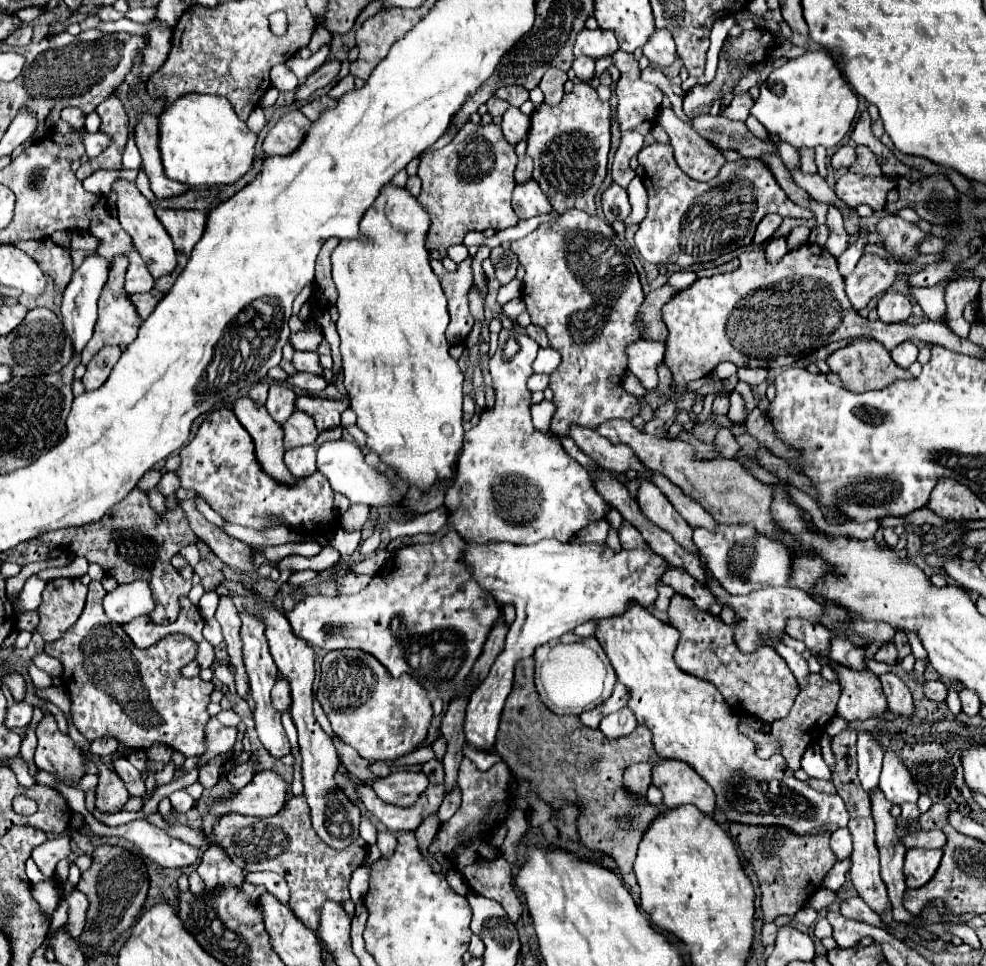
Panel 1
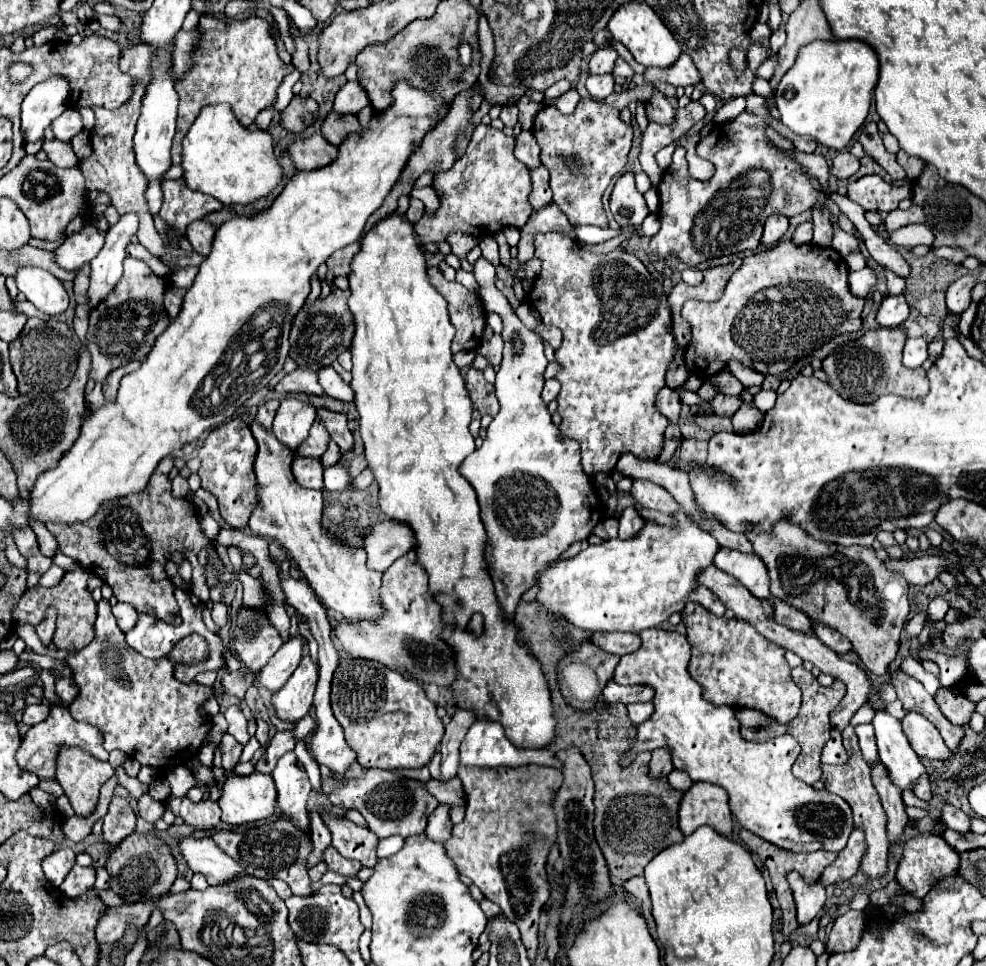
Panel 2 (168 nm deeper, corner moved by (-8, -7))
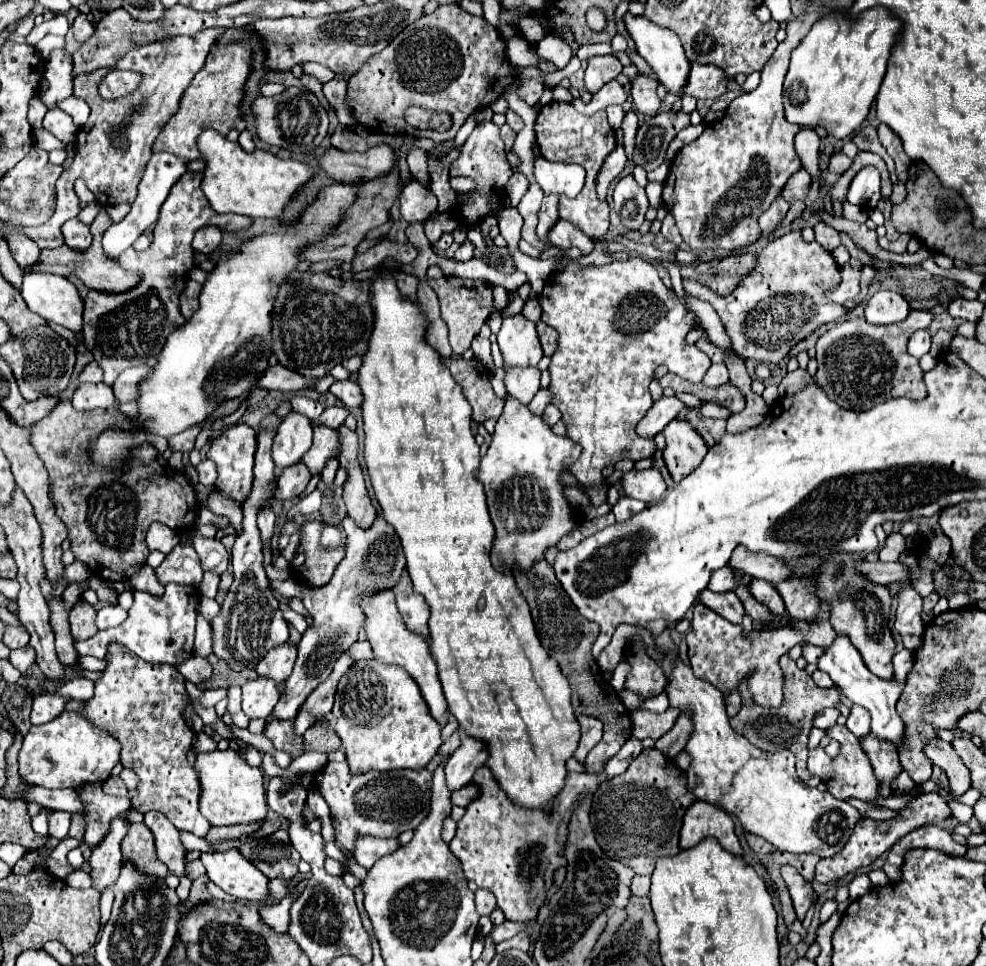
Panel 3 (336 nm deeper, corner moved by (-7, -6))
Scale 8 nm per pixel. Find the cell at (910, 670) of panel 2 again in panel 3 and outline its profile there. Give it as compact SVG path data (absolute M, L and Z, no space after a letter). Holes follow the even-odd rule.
M837 635L833 645L825 649L825 655L819 659L817 667L821 671L825 671L835 681L835 685L841 687L843 695L847 695L849 701L865 707L871 713L871 719L873 719L871 721L871 733L877 739L889 741L897 749L901 749L905 745L905 723L897 715L895 703L897 703L897 699L899 699L899 695L901 695L901 691L905 687L905 679L907 679L909 671L913 669L913 653L909 649L903 649L903 651L895 653L895 657L893 657L893 669L895 669L893 679L881 679L881 677L873 675L867 669L867 665L861 659L861 653L851 645L851 641L845 635Z

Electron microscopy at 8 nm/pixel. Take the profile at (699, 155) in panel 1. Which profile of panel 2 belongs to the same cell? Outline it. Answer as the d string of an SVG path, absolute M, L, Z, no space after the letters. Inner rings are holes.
M654 92L650 96L650 100L646 102L646 112L648 112L648 120L658 124L672 124L674 120L674 108L662 92Z

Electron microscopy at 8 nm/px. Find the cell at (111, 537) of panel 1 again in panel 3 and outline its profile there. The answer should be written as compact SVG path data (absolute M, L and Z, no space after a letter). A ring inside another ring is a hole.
M61 401L51 415L41 419L33 427L31 445L35 447L37 455L45 463L49 471L49 497L55 505L55 515L67 525L67 539L71 541L71 551L77 561L85 563L89 571L103 581L129 581L133 575L141 571L141 567L147 563L149 549L145 543L145 535L151 523L159 521L171 529L183 531L191 529L197 519L199 501L195 495L195 489L191 481L183 473L175 473L169 467L159 465L159 451L153 445L141 445L135 455L131 457L131 465L125 471L101 471L101 467L91 465L89 461L89 441L103 433L109 427L125 427L127 417L119 409L95 409L95 411L77 411L73 409L71 401Z

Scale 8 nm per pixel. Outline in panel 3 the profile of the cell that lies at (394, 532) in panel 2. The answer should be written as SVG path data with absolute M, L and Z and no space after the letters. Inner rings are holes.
M345 517L343 529L347 535L347 555L337 565L335 575L327 585L311 591L309 589L299 591L299 585L293 577L287 581L269 580L270 587L275 587L283 596L301 599L301 603L305 605L305 609L315 621L315 625L303 633L297 645L299 653L297 653L295 669L291 677L285 681L285 691L281 693L279 703L271 711L269 719L295 719L307 695L329 677L337 657L341 655L339 651L341 649L345 651L351 643L355 643L357 633L363 627L363 611L357 607L361 593L391 589L399 581L405 569L405 555L403 555L399 537L393 533L393 527L383 517L377 517L369 529L361 529L353 523L353 519Z

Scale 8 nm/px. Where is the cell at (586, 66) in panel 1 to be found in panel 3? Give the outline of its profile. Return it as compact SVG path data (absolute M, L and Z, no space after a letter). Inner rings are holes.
M609 81L605 87L601 87L601 89L593 95L589 107L577 107L577 111L581 111L583 115L593 115L593 113L605 109L607 105L621 105L625 99L627 99L625 87L619 85L617 81Z

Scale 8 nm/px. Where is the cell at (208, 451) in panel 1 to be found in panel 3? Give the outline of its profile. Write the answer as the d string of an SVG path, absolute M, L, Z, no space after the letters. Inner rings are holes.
M237 423L231 425L227 429L223 429L209 445L207 451L207 459L211 459L217 467L217 481L215 481L215 489L227 497L231 497L233 501L237 501L239 505L245 503L245 499L249 497L249 491L253 487L253 455L256 452L257 432L253 431L249 425L245 423Z

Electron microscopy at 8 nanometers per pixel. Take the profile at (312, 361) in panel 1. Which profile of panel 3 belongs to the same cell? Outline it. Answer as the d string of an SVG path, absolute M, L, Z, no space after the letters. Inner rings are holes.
M347 379L347 381L335 381L331 387L329 387L329 393L333 393L337 399L341 399L347 407L359 407L361 405L361 387Z

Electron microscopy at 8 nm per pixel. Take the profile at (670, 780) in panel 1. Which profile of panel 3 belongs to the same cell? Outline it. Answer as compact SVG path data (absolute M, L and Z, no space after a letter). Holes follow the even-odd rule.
M697 799L683 817L683 827L681 827L681 849L689 849L697 845L703 837L715 837L723 849L729 853L741 855L741 845L739 839L733 831L733 819L727 815L725 809L715 807L713 803L703 803Z

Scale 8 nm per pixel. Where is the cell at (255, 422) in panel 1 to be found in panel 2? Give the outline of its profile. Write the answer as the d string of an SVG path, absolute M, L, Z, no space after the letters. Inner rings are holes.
M252 422L252 434L258 442L254 462L258 506L250 516L250 530L260 536L276 538L296 560L302 576L308 580L318 600L346 620L378 620L384 612L380 606L382 574L366 568L366 552L358 546L348 546L336 534L326 530L322 522L322 492L304 490L292 476L292 452L286 452L274 434Z

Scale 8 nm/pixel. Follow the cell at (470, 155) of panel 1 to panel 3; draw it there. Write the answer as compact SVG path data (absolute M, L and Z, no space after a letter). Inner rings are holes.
M493 121L477 123L469 139L465 141L461 155L453 161L449 177L471 177L475 181L475 191L469 191L469 199L457 207L457 215L465 225L479 225L491 211L497 211L505 203L505 185L513 175L511 165L505 159L505 143L499 135L499 127Z

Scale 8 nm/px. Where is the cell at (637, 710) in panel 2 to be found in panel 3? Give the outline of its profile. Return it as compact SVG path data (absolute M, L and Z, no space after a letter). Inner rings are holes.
M665 693L655 695L653 699L645 699L645 701L641 703L641 709L651 711L651 713L665 713L665 711L667 711L667 707L669 707L669 701L667 701Z

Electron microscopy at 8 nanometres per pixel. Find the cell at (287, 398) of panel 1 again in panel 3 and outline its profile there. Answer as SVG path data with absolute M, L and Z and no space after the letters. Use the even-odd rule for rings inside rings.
M289 411L275 433L273 439L273 461L279 469L285 469L293 463L299 463L303 453L311 447L313 431L311 421L295 411Z

